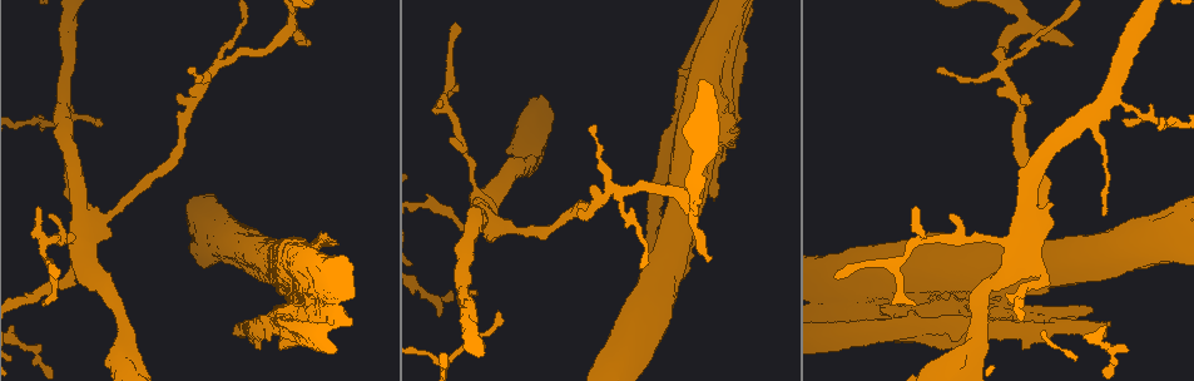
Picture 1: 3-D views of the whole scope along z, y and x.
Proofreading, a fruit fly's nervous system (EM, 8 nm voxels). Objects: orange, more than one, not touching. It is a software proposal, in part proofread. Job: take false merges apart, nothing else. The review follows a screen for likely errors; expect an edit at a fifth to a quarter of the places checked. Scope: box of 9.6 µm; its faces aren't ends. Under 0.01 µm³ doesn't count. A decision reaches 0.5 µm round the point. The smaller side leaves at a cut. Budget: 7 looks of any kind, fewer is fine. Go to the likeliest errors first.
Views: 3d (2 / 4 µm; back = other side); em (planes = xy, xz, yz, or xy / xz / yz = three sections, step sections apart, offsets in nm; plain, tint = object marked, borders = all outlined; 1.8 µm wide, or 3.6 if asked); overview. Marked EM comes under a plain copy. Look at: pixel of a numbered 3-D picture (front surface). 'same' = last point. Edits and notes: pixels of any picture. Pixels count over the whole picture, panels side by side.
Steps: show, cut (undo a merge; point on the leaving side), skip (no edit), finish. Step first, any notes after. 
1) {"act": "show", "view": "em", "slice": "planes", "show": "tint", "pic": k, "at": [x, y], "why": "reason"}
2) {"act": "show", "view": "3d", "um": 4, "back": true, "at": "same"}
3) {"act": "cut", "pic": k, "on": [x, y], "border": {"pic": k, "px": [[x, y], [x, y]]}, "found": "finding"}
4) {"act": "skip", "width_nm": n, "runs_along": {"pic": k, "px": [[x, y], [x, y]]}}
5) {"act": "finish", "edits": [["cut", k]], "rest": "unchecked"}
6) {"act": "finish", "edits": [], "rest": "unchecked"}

{"act": "show", "view": "3d", "um": 4, "pic": 1, "at": [1070, 322], "why": "a narrow waist"}

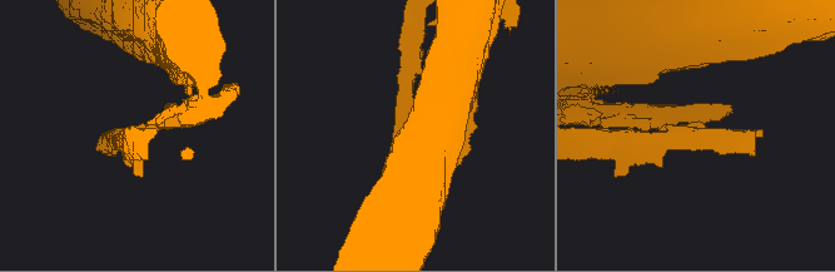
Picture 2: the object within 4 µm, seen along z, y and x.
{"act": "show", "view": "em", "slice": "planes", "show": "tint", "pic": 2, "at": [692, 132], "why": "now the EM"}

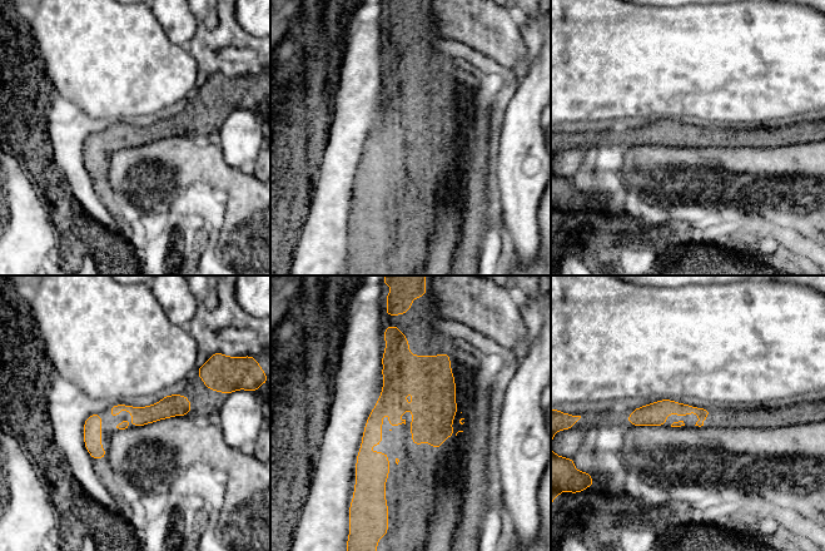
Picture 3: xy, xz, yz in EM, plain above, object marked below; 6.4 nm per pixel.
{"act": "skip", "runs_along": {"pic": 3, "px": [[188, 406], [113, 413]]}, "found": "all the same cell"}

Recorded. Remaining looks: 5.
{"act": "show", "view": "3d", "um": 4, "pic": 1, "at": [51, 239], "why": "branch point"}

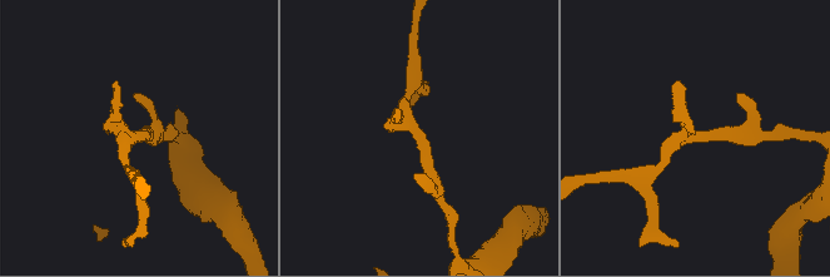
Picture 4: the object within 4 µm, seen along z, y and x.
{"act": "show", "view": "em", "slice": "planes", "show": "tint", "pic": 4, "at": [412, 128]}

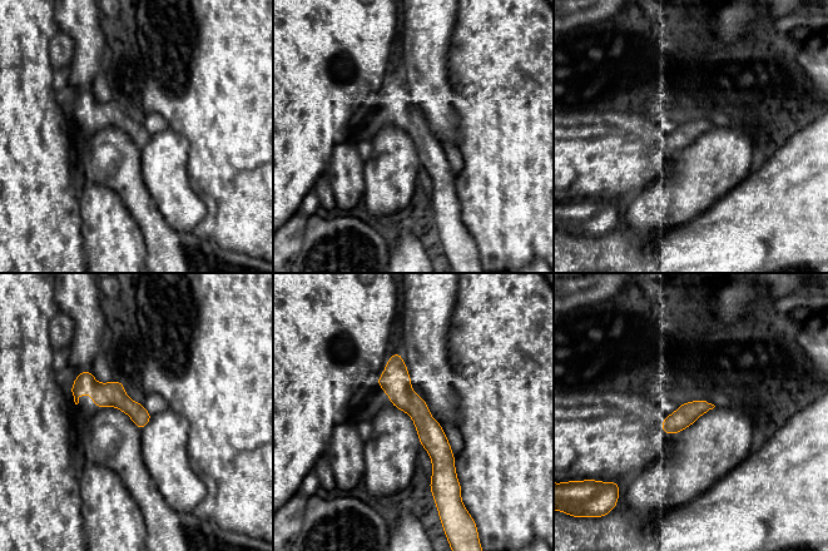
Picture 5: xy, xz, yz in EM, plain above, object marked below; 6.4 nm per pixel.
{"act": "skip", "runs_along": {"pic": 5, "px": [[395, 356], [439, 447], [432, 486]]}, "found": "one cell here"}

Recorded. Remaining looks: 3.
{"act": "show", "view": "3d", "um": 4, "pic": 1, "at": [63, 100], "why": "abrupt turn"}

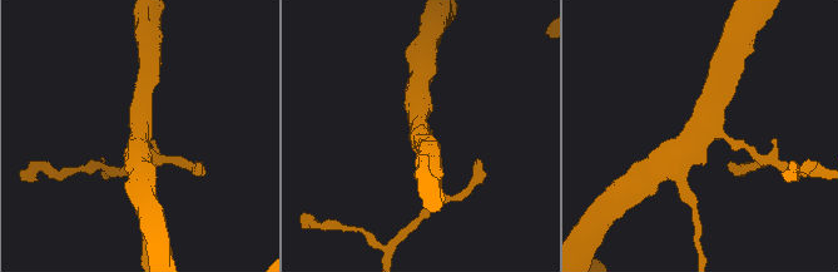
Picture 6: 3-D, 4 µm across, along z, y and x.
{"act": "show", "view": "em", "slice": "planes", "show": "tint", "pic": 6, "at": [704, 129], "arms": 3, "why": "now the EM"}

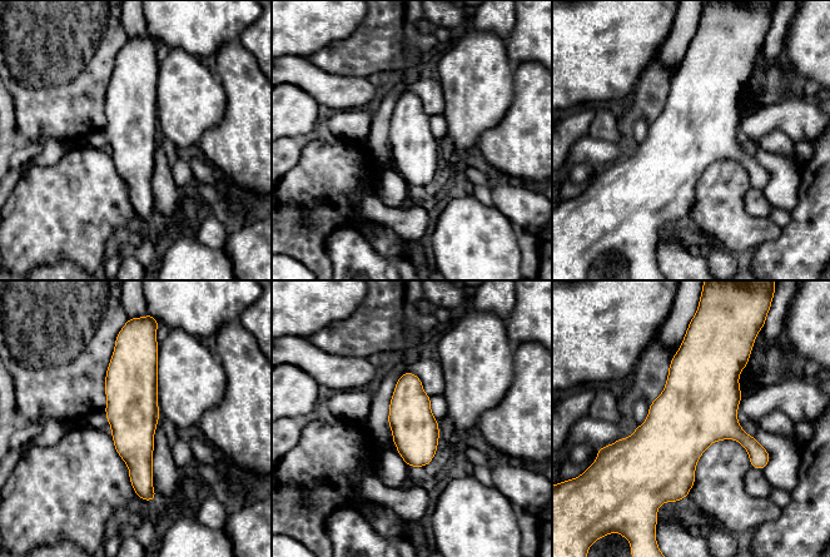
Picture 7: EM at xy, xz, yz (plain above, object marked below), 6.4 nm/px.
{"act": "skip", "width_nm": 300, "runs_along": {"pic": 7, "px": [[125, 346], [145, 495]]}, "found": "all the same cell"}

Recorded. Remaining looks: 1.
{"act": "finish", "edits": [], "rest": "unchecked"}

